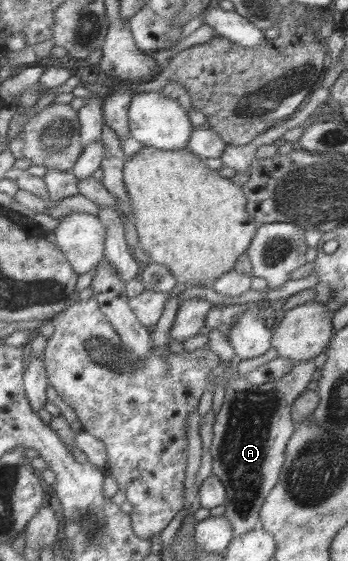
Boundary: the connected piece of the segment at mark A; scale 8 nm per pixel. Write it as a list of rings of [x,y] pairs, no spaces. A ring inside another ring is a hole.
[[[312,358],[306,362],[296,362],[290,372],[277,381],[255,385],[243,377],[232,380],[225,390],[222,408],[216,415],[216,423],[213,426],[214,437],[210,444],[210,450],[213,458],[212,472],[226,487],[223,515],[230,521],[236,535],[263,528],[259,519],[262,505],[278,482],[288,441],[297,427],[291,418],[292,404],[300,396],[300,393],[308,389],[308,384],[312,382],[312,376],[317,368],[314,358]]]

